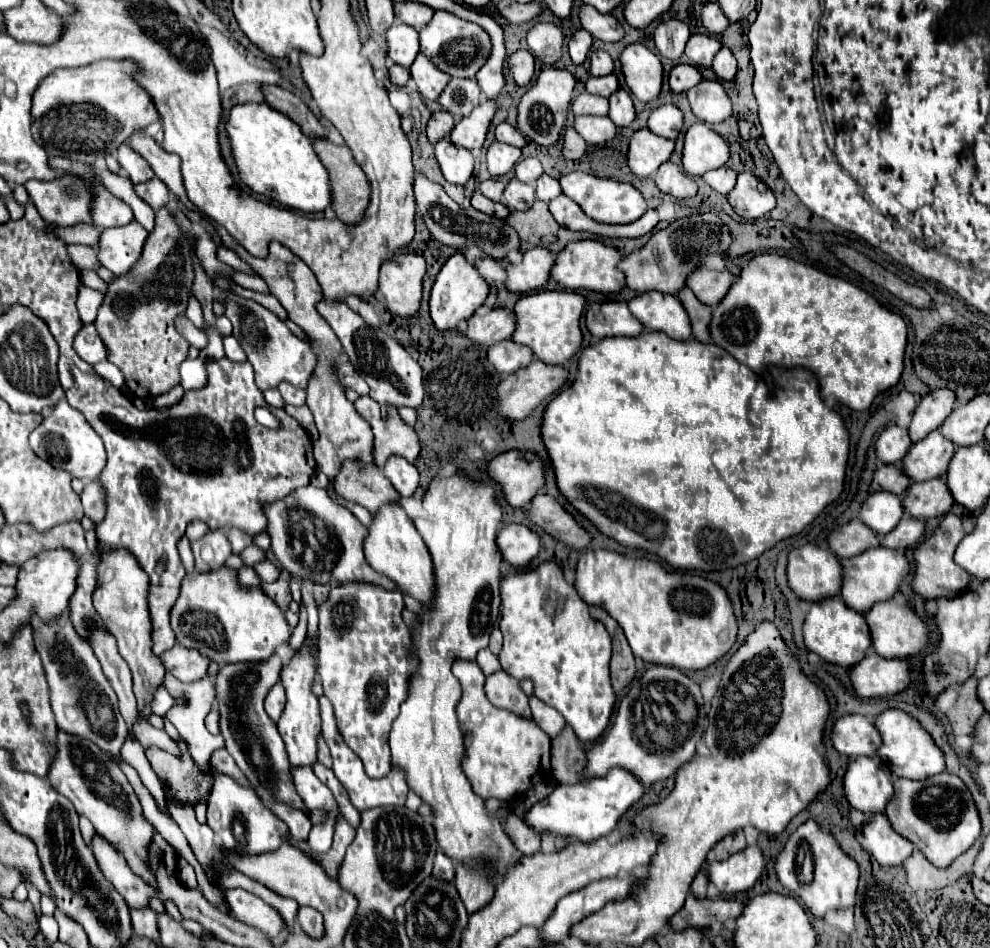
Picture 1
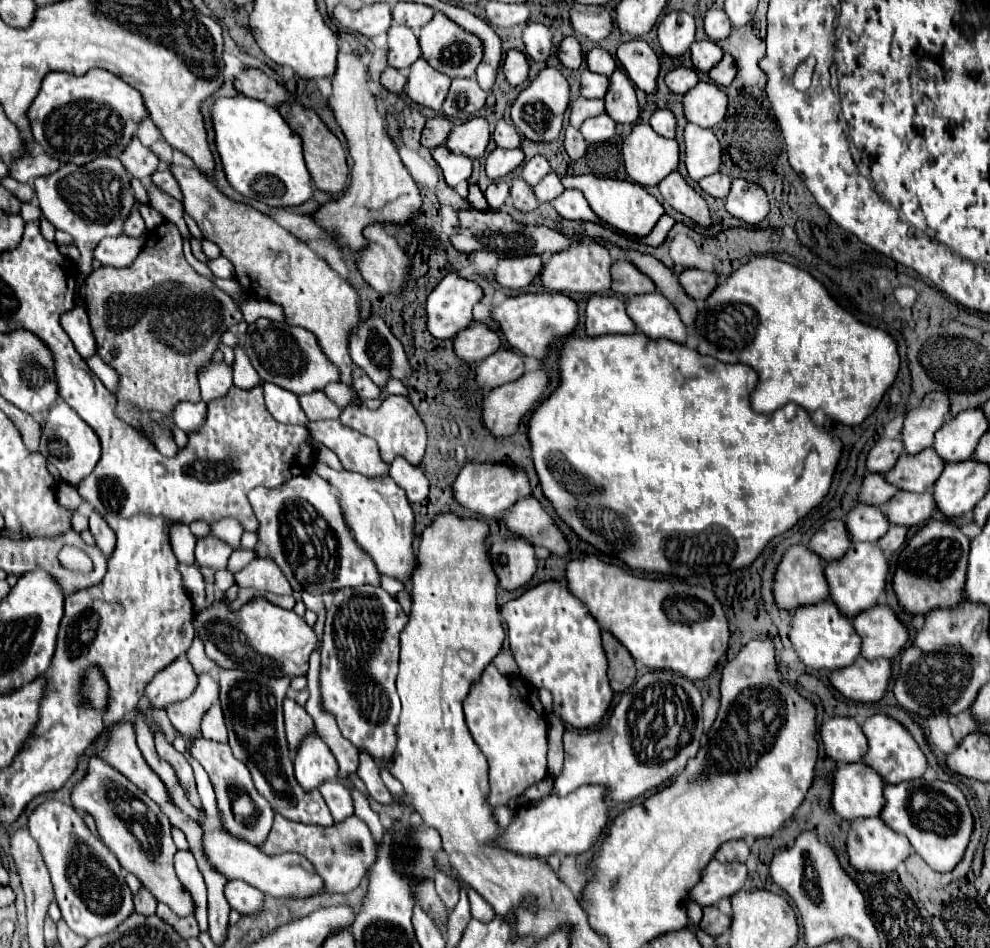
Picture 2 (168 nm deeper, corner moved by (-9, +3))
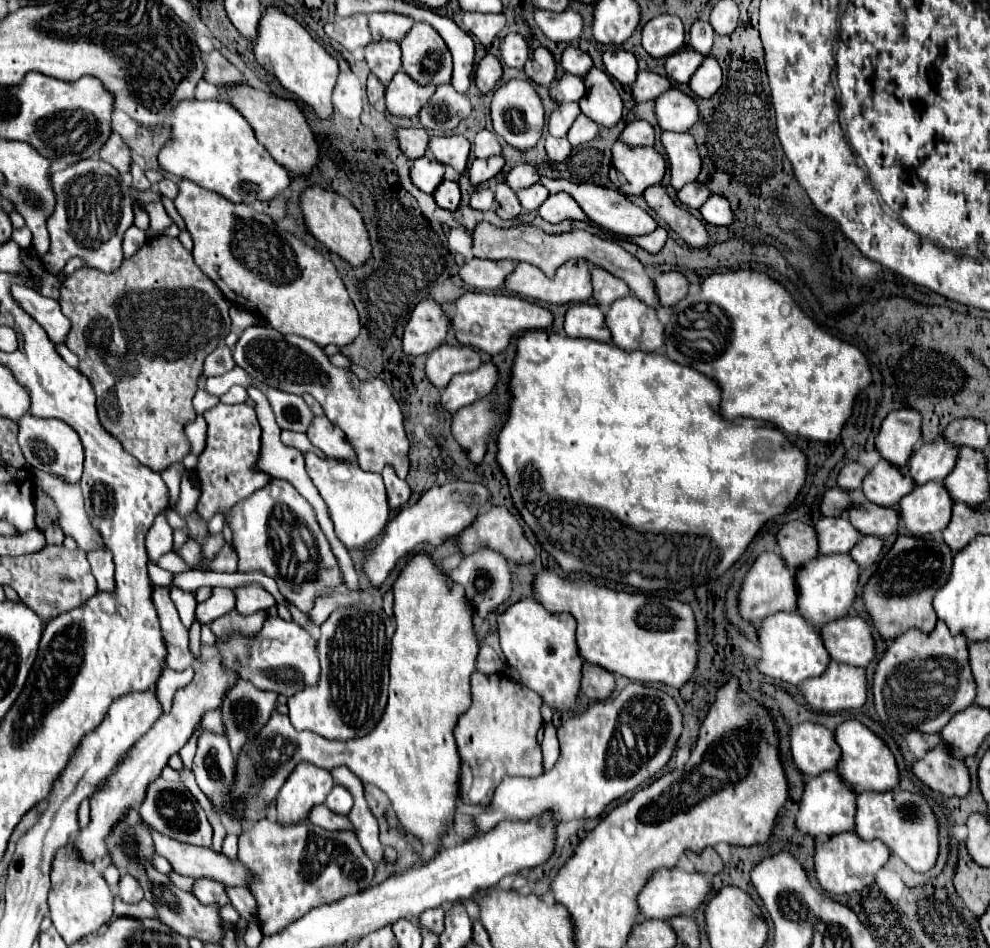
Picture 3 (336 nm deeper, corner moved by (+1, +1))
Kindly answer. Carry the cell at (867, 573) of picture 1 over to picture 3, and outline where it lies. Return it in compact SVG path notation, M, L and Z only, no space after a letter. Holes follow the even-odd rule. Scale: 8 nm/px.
M817 555L797 571L797 611L815 629L847 615L855 601L855 583L859 579L859 567L847 555Z

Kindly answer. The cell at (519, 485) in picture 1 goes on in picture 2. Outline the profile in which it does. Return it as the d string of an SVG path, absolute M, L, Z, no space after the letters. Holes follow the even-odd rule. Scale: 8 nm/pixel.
M467 463L455 485L453 485L455 497L461 505L465 505L473 513L481 513L481 517L497 519L503 511L511 509L519 499L531 495L531 483L527 473L521 467L505 465L505 463Z

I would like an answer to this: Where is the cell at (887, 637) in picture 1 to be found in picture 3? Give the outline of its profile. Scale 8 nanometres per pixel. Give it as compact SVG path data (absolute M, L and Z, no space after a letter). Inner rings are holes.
M843 617L827 623L819 629L823 645L829 657L837 663L867 667L875 657L875 643L871 637L871 627L861 617Z

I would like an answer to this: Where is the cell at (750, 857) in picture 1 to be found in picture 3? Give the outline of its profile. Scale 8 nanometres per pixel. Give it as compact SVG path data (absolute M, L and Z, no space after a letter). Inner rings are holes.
M677 867L657 869L649 875L649 881L641 889L641 893L637 895L637 907L645 919L669 919L675 915L689 915L705 901L709 891L711 891L709 879L697 871L687 873L687 871L681 871Z

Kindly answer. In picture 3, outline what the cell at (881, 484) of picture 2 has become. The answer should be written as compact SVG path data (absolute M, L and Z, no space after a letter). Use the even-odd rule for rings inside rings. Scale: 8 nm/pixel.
M833 487L827 489L819 501L819 513L821 517L841 517L841 511L845 511L845 503L849 503L849 499L853 499L849 493L843 493L841 489Z

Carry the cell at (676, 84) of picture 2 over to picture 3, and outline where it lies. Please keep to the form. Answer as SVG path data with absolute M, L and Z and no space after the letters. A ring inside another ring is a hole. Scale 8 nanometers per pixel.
M639 71L635 85L631 87L631 99L633 103L651 101L651 99L657 99L657 95L665 93L667 89L671 89L671 83L667 77L661 77L653 71Z

